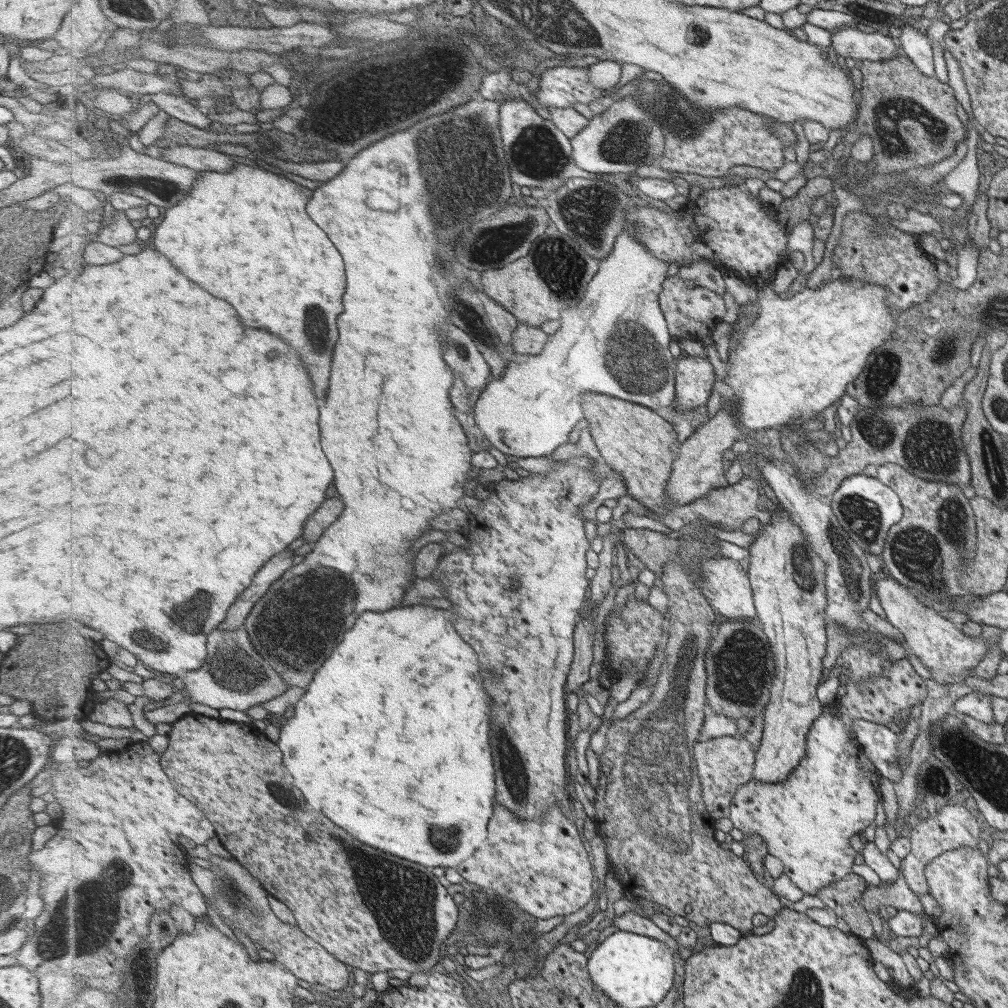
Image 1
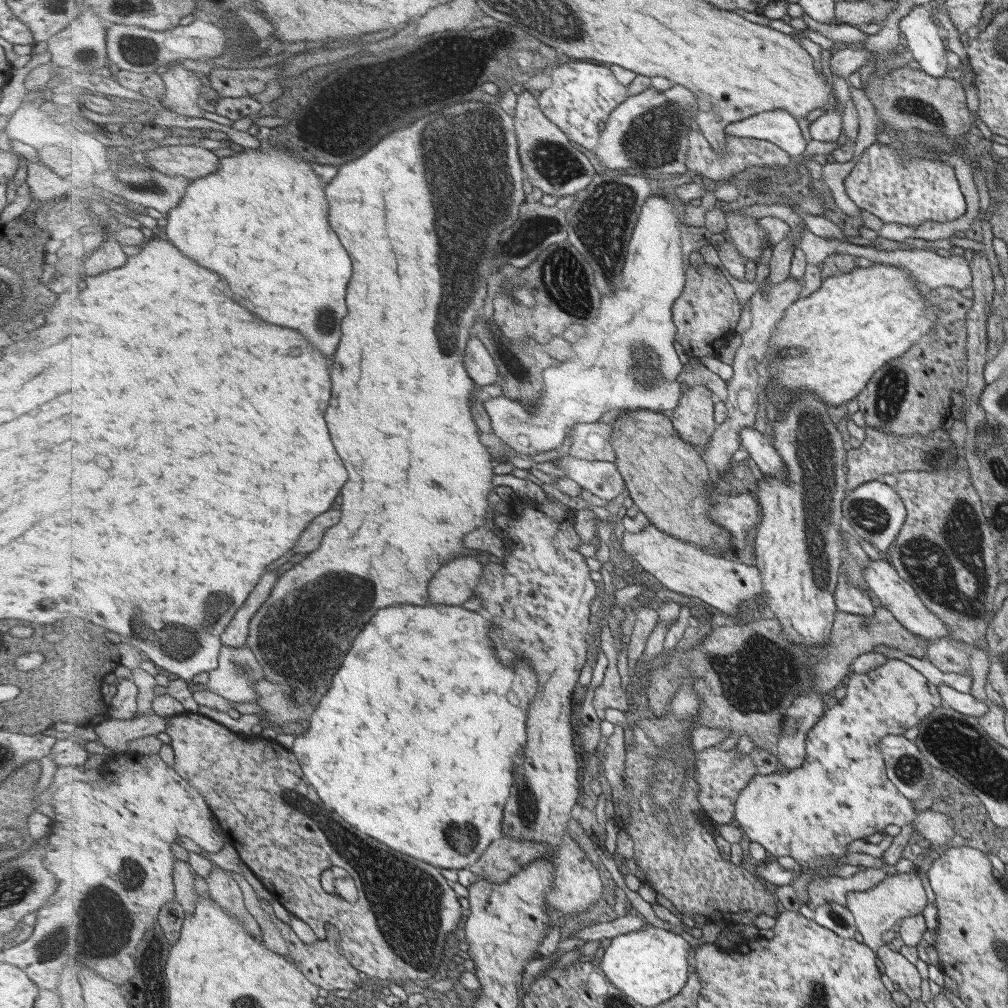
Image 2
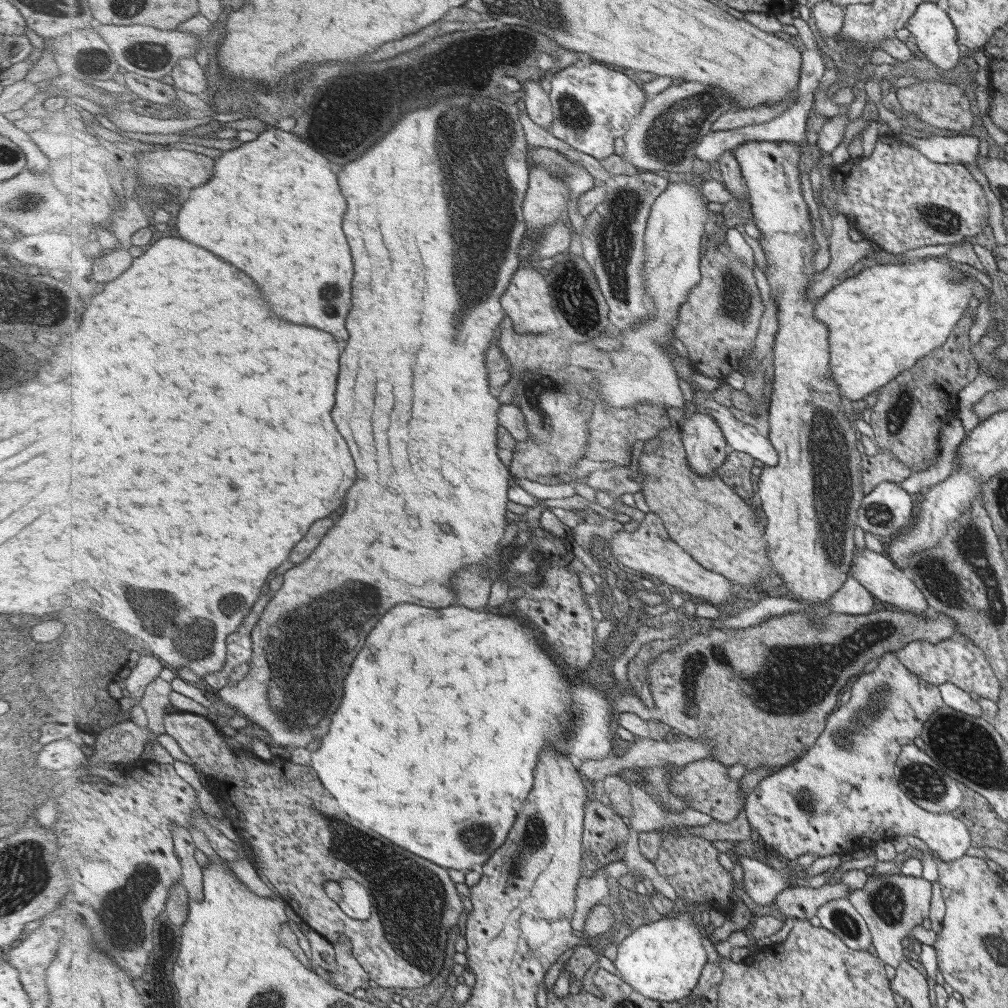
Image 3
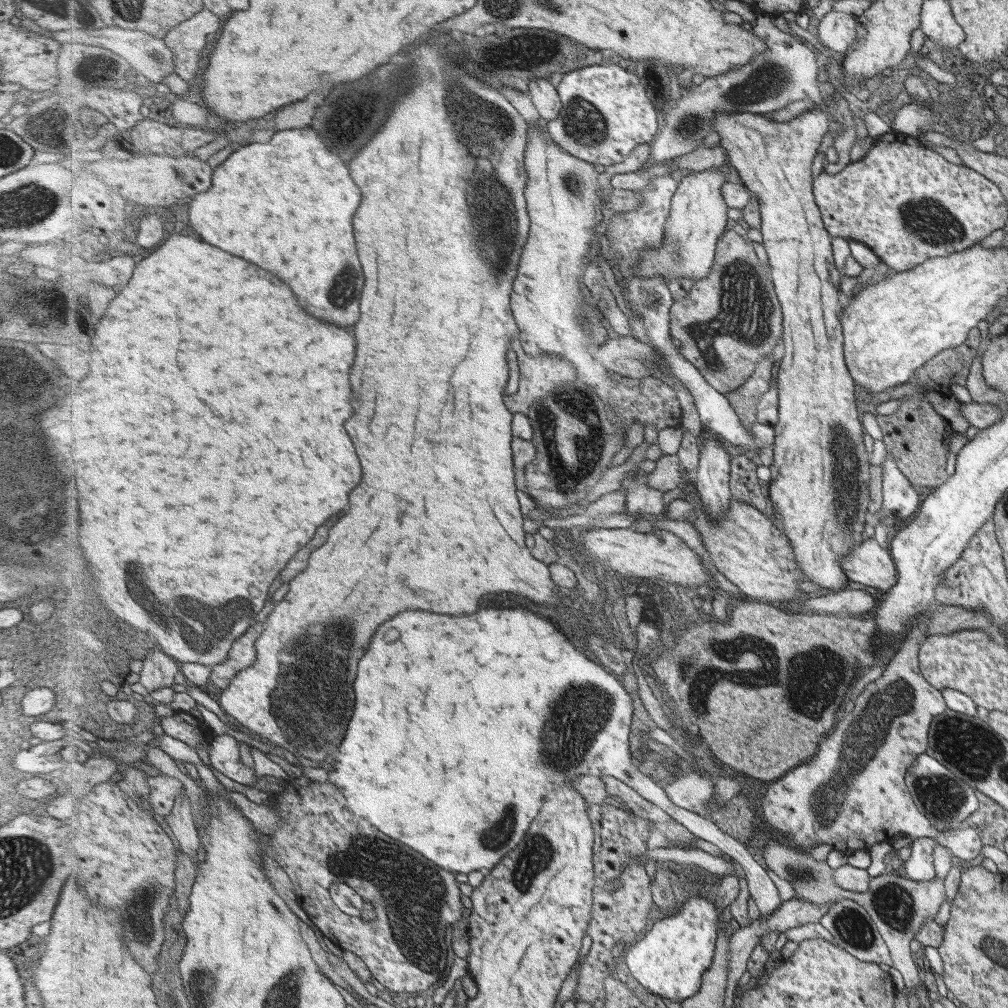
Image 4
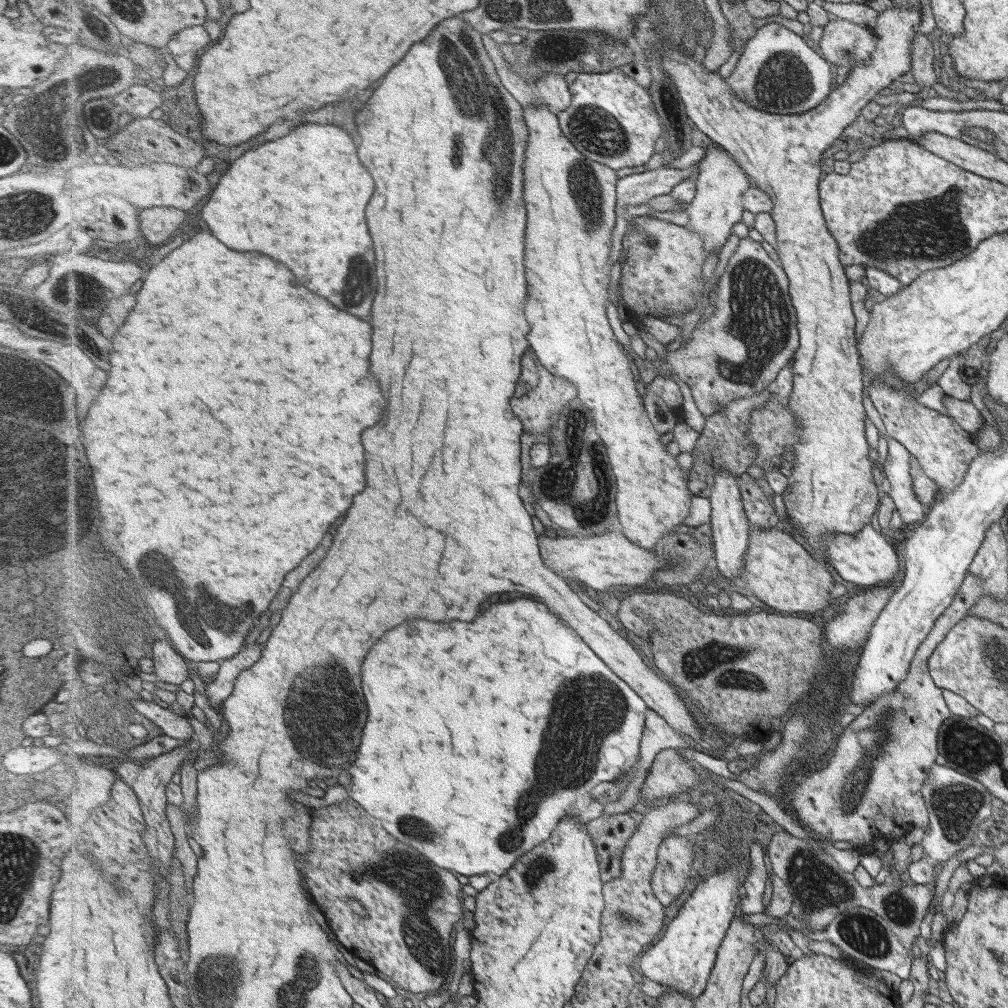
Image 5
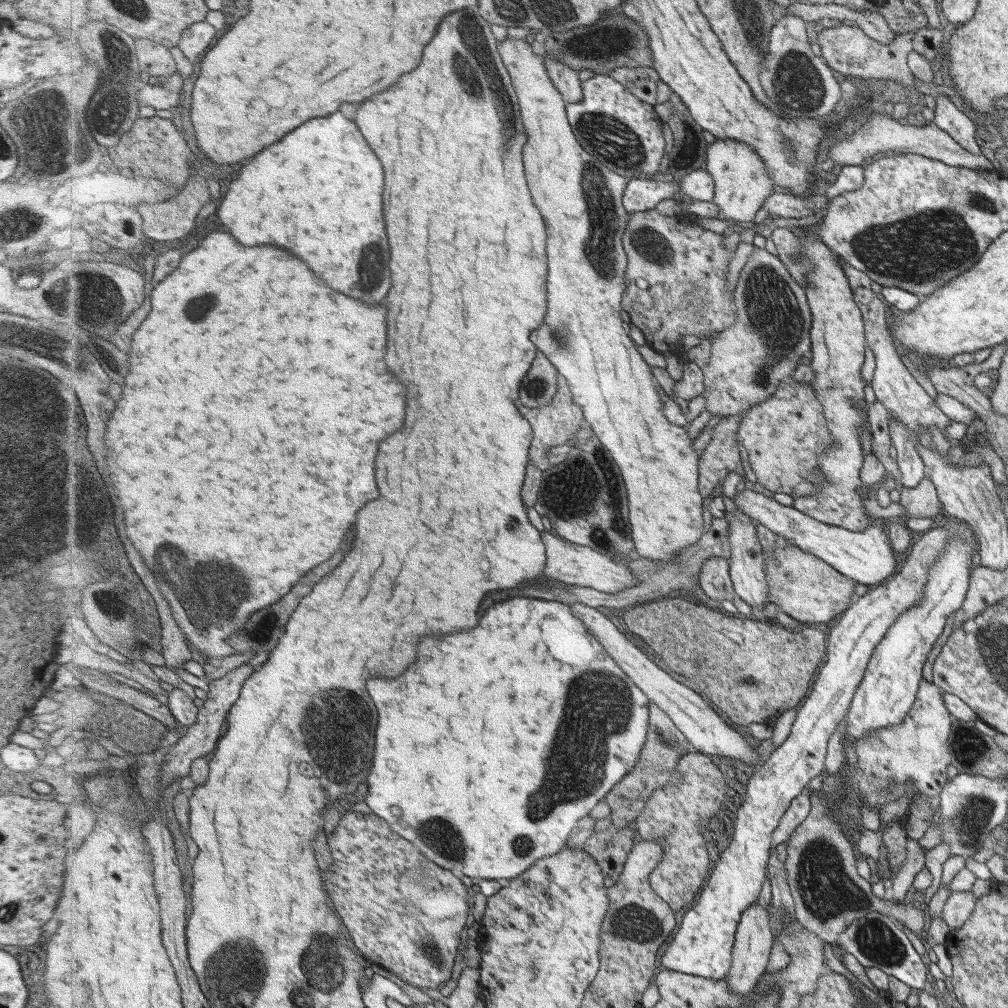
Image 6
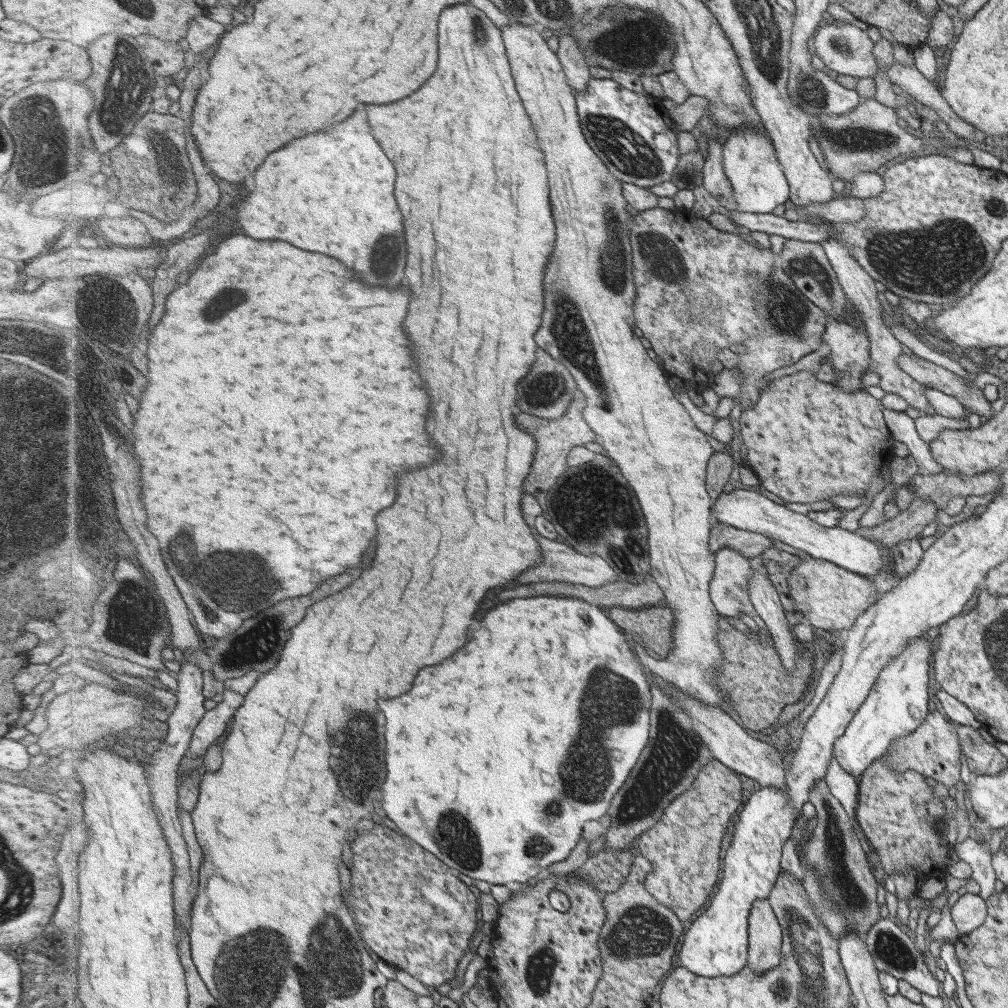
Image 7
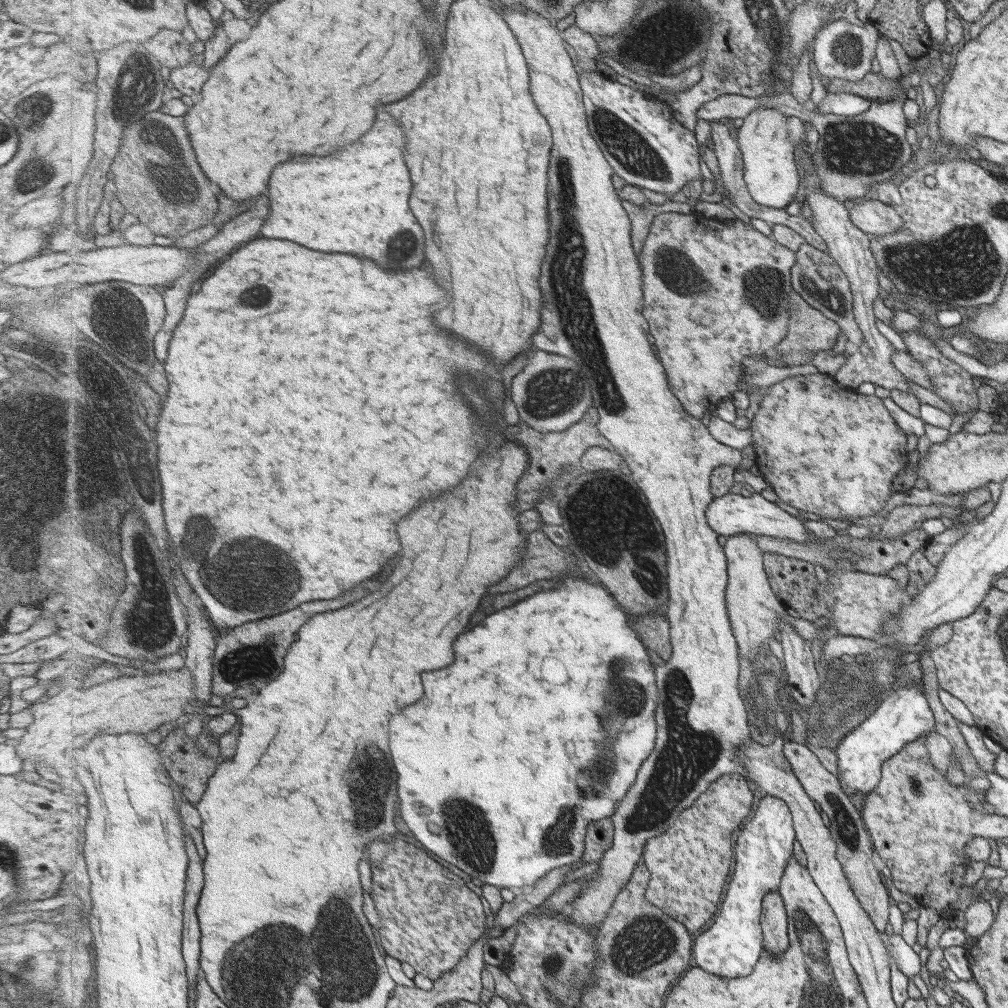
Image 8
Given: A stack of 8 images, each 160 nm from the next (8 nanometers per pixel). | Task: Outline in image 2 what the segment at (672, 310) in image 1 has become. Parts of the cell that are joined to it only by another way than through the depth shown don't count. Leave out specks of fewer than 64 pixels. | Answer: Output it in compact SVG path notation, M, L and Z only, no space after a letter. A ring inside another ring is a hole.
M707 263L701 269L688 267L687 284L674 304L674 321L678 326L678 343L689 357L701 355L717 356L719 342L727 345L735 339L734 331L741 314L742 305L731 289L731 282L717 267Z

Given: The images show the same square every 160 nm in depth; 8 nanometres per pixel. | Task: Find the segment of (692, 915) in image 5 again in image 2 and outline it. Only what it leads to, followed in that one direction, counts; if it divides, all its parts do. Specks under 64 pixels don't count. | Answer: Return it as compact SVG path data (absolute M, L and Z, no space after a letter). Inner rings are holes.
M647 926L637 932L622 934L605 949L601 968L623 993L643 1006L654 1007L677 996L689 980L691 946L683 936L663 928Z

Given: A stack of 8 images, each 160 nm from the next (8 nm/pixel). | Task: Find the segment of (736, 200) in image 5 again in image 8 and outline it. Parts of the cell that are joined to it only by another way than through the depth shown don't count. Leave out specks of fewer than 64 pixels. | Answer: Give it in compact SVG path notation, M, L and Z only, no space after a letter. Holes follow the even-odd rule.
M757 107L743 118L736 141L743 159L743 180L751 200L765 208L785 209L799 188L793 162L794 144L788 137L786 116L773 108Z

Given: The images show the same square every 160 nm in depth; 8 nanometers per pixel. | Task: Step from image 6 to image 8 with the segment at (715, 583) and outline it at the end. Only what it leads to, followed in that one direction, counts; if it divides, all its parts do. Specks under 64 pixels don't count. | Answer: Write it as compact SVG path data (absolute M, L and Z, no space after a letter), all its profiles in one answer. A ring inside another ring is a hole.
M749 533L733 534L724 544L724 550L730 562L727 606L730 610L731 630L737 640L741 658L753 660L757 656L761 644L765 644L769 638L773 638L773 634L778 630L778 620L784 620L801 638L808 642L817 640L817 638L825 642L828 638L838 635L838 632L830 626L816 628L812 621L793 618L786 613L784 606L777 600L769 587L762 563L763 553L758 547L754 535Z

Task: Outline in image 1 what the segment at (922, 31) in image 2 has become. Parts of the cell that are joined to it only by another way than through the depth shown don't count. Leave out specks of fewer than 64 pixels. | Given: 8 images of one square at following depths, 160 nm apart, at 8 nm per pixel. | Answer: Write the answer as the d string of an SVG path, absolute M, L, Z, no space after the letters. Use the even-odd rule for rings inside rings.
M905 25L900 29L899 40L905 57L910 59L924 75L933 77L931 45L926 35L923 34L923 32L917 32L917 30L912 27Z

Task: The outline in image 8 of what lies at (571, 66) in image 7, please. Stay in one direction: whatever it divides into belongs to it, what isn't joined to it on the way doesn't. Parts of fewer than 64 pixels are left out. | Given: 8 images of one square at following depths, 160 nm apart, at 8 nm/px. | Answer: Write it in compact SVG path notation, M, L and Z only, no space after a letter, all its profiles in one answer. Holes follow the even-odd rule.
M571 24L563 33L563 38L575 50L577 54L577 62L580 68L587 71L595 71L593 66L601 57L600 46L594 34L583 30L580 26Z

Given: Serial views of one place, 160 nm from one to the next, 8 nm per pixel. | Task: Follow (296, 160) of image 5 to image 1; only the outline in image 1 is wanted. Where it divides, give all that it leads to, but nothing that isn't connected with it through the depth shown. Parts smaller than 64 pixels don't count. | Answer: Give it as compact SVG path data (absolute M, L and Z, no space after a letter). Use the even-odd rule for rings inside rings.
M239 163L226 173L203 171L189 195L177 205L166 208L154 238L155 248L167 254L183 274L211 290L217 298L235 304L245 326L275 332L297 350L301 340L301 352L311 352L301 354L303 362L313 374L311 378L317 384L319 398L325 398L329 390L333 350L339 340L337 318L345 310L343 294L347 288L347 272L337 246L307 214L307 204L309 196L297 182L257 165Z

